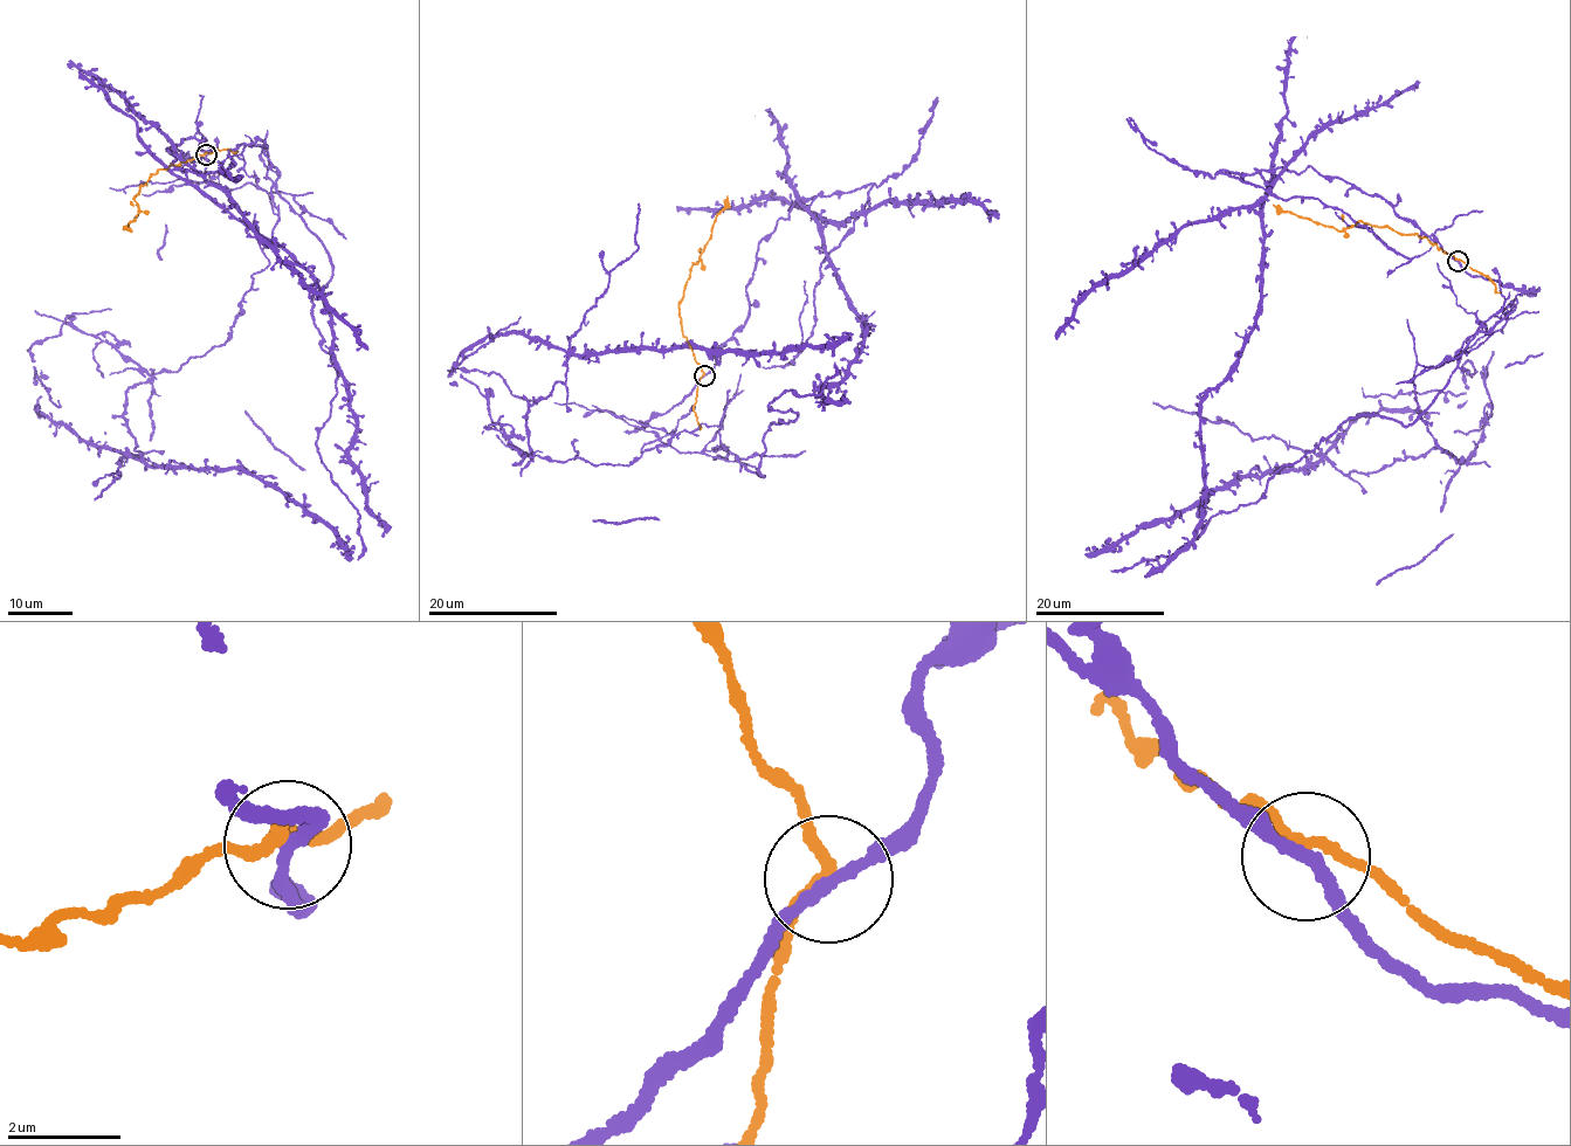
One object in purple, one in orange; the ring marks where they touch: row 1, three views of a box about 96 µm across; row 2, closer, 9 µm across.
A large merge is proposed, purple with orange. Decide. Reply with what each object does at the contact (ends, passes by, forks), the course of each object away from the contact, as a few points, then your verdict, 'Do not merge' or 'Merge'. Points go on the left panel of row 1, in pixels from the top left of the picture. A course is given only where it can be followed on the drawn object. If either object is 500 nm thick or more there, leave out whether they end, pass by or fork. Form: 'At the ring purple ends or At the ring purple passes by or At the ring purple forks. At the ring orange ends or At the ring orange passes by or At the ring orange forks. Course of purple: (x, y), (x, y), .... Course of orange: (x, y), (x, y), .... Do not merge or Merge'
At the ring purple passes by. At the ring orange passes by. Course of purple: (206, 154), (317, 285), (366, 512), (275, 188), (129, 455), (353, 551). Course of orange: (206, 153), (159, 168), (146, 180), (133, 198), (138, 213), (123, 229). Do not merge

